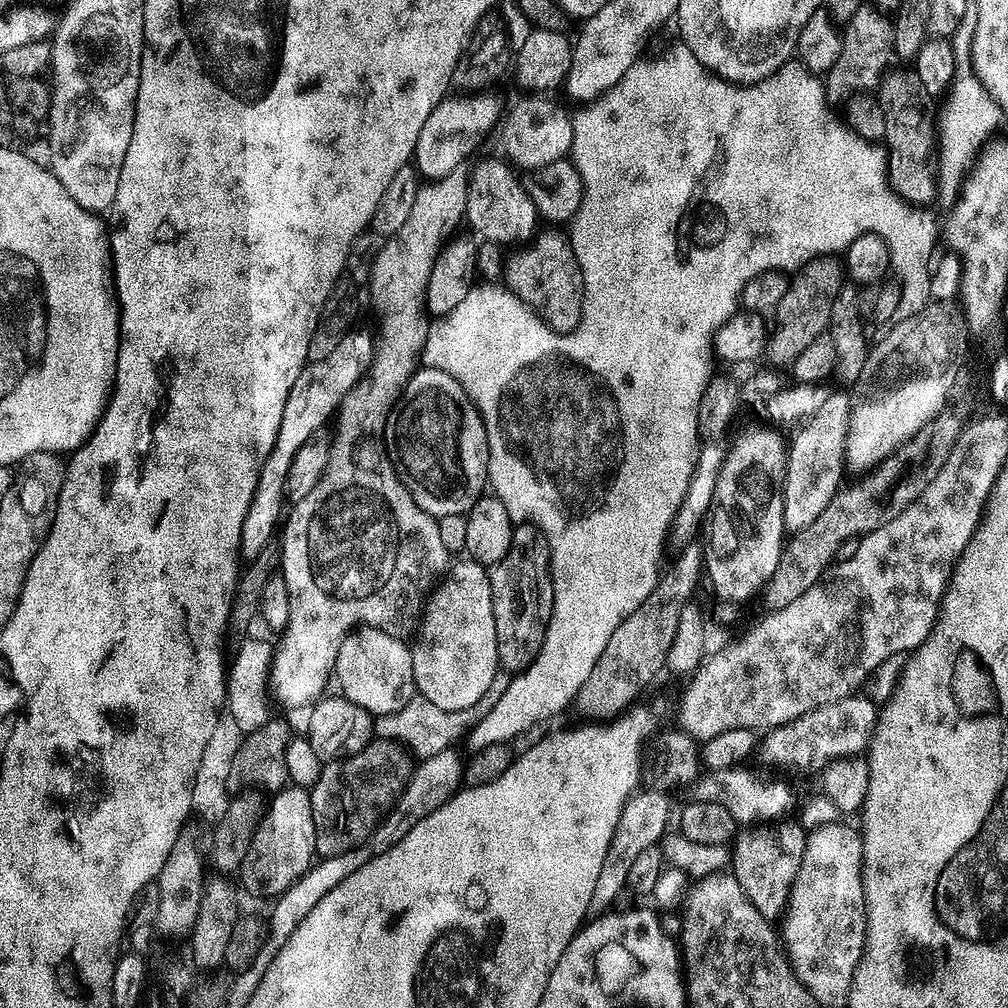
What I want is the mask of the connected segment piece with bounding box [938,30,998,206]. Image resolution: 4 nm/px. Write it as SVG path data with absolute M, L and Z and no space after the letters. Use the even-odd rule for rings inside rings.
M964 30L951 37L954 50L956 74L952 80L950 95L947 97L948 106L944 113L938 116L938 192L951 206L960 199L960 190L972 171L978 153L985 147L988 134L995 126L997 107L991 93L982 86L982 82L972 69L972 34ZM952 96L952 97L951 97ZM985 139L985 140L984 140Z

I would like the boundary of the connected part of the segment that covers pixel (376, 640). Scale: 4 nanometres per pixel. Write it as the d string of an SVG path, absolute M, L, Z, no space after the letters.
M361 626L344 639L342 646L338 646L334 676L335 679L340 679L340 684L344 687L342 689L344 699L362 706L362 710L372 713L373 717L392 715L402 710L418 692L411 647L401 637L391 636L377 628Z

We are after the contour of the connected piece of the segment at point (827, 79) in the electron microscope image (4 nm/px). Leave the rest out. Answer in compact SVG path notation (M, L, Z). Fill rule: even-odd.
M865 6L857 10L843 25L842 54L838 62L823 77L824 99L829 105L843 105L861 94L872 94L879 89L880 81L889 71L888 59L893 59L892 26L873 7Z

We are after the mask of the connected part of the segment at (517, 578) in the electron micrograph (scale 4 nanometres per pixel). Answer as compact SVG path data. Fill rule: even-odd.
M517 523L512 534L512 548L504 560L491 565L490 575L501 663L505 669L509 668L509 673L516 674L532 664L542 650L554 610L552 545L535 524Z

